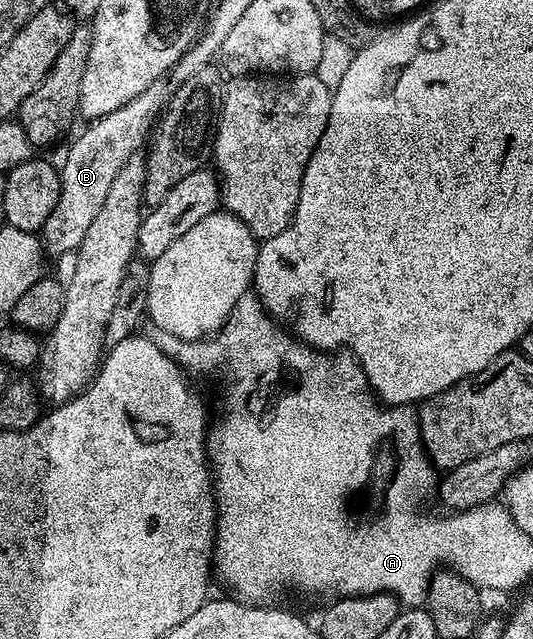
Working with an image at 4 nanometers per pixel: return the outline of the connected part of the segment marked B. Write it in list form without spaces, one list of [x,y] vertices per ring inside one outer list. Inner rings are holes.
[[[161,80],[150,84],[150,88],[146,88],[146,92],[142,92],[138,96],[134,96],[134,100],[130,100],[130,104],[122,104],[122,108],[118,108],[115,112],[110,112],[101,118],[93,118],[87,123],[88,126],[76,139],[72,142],[72,147],[68,150],[68,155],[64,158],[64,163],[59,163],[60,171],[60,191],[58,192],[58,204],[54,204],[54,212],[50,212],[50,216],[46,216],[46,224],[42,231],[42,246],[45,251],[48,250],[52,254],[68,254],[79,250],[82,240],[86,240],[86,231],[90,229],[90,223],[94,220],[94,216],[98,216],[99,209],[102,208],[103,201],[106,200],[106,192],[110,192],[110,184],[114,184],[114,176],[118,176],[118,172],[122,172],[122,164],[126,164],[126,160],[133,157],[137,153],[136,150],[145,145],[146,134],[144,132],[148,128],[148,124],[153,117],[157,117],[158,111],[165,105],[166,99],[170,94],[170,86],[167,81]]]

